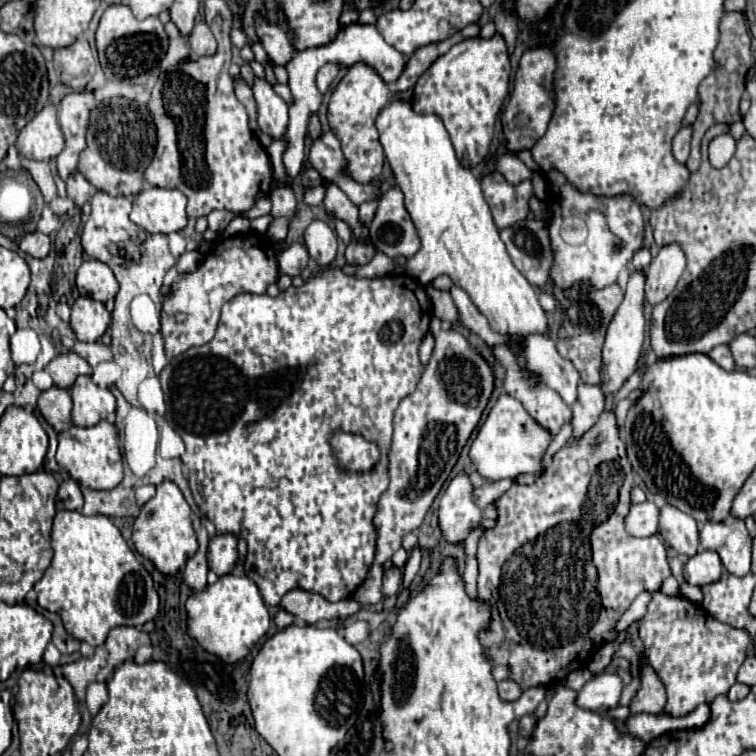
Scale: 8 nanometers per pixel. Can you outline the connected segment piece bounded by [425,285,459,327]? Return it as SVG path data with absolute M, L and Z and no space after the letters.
M427 285L425 291L427 291L429 299L431 299L433 315L439 317L445 325L457 327L457 325L459 325L459 313L457 313L457 307L455 307L453 301L451 301L449 291L439 291L439 289L433 289L431 285Z

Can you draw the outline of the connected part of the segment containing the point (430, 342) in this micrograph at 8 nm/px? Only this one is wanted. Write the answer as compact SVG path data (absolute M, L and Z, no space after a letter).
M429 331L429 333L425 335L425 339L423 339L423 343L421 343L421 349L419 349L419 355L421 355L421 361L423 361L423 363L429 361L431 353L433 353L433 347L435 347L435 337L433 337L431 331Z

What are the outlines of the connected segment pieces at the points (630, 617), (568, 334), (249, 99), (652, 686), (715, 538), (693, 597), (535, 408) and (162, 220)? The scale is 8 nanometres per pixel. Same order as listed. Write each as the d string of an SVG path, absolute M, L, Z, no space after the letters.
M641 593L641 595L633 601L633 605L621 615L619 623L615 625L615 631L621 633L621 631L625 631L629 625L641 621L643 615L645 615L645 611L647 611L647 603L649 603L649 601L651 601L651 593Z
M575 283L575 287L569 287L565 291L565 297L569 297L573 303L567 309L563 309L569 321L563 321L563 327L559 329L557 351L559 355L563 355L575 365L583 383L599 385L601 383L601 347L605 341L607 327L613 319L613 313L623 301L623 291L617 283L605 289L595 289L585 283Z
M237 79L237 81L235 81L235 95L237 95L237 99L239 99L239 101L245 105L245 109L247 109L247 115L249 115L249 127L257 133L257 119L255 119L257 111L255 111L253 91L245 85L243 79Z
M641 655L641 665L639 665L639 677L641 677L641 687L635 693L635 699L631 699L629 703L629 711L631 713L663 713L665 707L665 687L661 683L661 679L655 675L655 671L651 671L651 667L647 667L647 663L643 663L643 655Z
M727 519L723 523L705 523L699 531L699 543L703 549L717 551L723 567L729 573L737 577L747 575L751 567L751 537L741 519Z
M684 582L680 586L680 594L697 604L701 604L703 601L703 593L701 591L701 588L692 586L687 582Z
M505 345L491 347L491 353L499 363L505 365L505 381L503 381L505 393L519 399L527 409L527 413L555 437L563 427L563 423L571 421L571 407L567 407L563 399L545 383L533 385L527 379L527 375L519 369L515 355Z
M161 187L143 189L137 197L137 201L133 203L131 221L135 225L139 225L141 229L145 229L147 233L165 233L167 235L167 233L173 233L173 231L181 231L188 223L185 205L187 205L187 197L181 191L161 189Z

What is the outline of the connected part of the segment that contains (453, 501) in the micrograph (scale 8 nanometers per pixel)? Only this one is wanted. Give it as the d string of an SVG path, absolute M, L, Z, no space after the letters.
M469 473L451 479L439 501L439 529L445 541L459 545L479 525L481 509L473 501L473 485Z

